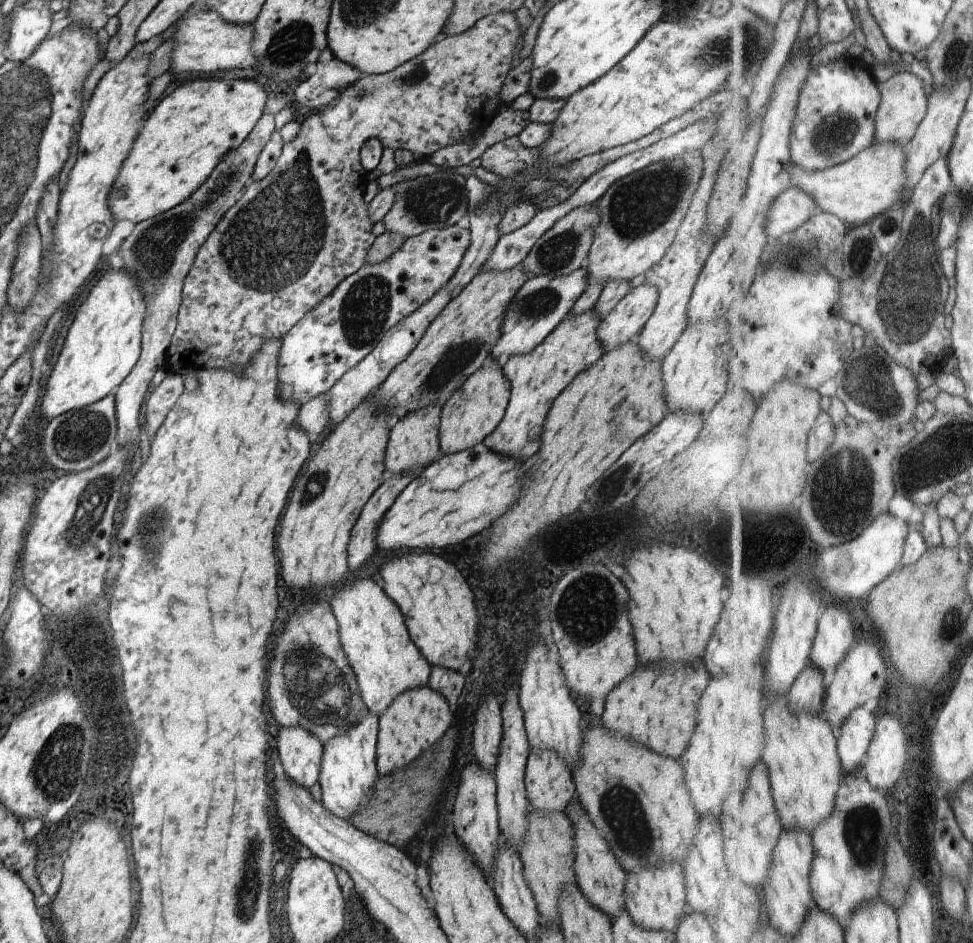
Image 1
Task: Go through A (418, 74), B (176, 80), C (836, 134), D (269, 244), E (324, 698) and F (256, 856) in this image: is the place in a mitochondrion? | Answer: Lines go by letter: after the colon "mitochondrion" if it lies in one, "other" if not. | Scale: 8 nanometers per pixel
A: mitochondrion
B: other
C: mitochondrion
D: mitochondrion
E: mitochondrion
F: mitochondrion

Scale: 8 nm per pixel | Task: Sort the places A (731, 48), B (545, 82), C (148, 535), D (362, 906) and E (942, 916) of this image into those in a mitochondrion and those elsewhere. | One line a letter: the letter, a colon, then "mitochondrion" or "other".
A: mitochondrion
B: mitochondrion
C: mitochondrion
D: other
E: other

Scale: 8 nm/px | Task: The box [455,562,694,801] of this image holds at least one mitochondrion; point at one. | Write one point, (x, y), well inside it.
(585, 619)

